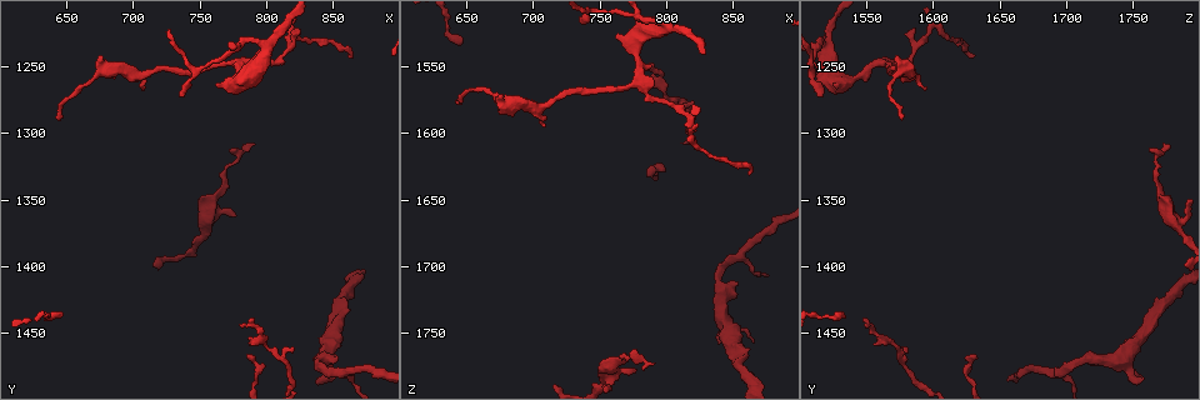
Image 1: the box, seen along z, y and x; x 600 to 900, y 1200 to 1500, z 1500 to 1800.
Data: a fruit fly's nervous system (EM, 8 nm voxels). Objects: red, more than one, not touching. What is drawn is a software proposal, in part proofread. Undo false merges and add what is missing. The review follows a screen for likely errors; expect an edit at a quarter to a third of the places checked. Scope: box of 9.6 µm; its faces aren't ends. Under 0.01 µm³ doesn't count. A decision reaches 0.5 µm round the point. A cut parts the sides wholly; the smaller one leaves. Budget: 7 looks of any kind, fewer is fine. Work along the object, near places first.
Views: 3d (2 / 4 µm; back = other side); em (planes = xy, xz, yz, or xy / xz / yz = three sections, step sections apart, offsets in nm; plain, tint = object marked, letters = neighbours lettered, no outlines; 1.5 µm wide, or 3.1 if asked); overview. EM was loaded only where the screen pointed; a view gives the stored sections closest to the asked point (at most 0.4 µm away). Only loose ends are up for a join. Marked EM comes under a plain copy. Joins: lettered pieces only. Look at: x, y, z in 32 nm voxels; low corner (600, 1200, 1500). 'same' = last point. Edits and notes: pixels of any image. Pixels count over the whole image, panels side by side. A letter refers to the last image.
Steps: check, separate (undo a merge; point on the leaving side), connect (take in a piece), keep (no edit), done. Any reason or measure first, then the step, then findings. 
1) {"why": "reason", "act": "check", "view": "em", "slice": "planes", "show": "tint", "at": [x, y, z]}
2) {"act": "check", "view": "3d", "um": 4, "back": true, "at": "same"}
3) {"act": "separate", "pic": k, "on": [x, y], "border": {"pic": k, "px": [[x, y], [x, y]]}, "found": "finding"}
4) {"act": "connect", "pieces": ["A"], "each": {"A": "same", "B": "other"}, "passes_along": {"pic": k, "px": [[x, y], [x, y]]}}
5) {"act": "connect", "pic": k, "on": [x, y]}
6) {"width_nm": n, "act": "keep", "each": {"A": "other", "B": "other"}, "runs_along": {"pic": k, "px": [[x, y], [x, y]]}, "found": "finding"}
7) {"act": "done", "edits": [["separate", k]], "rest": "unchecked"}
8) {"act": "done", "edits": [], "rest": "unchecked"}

{"why": "tapers out", "act": "check", "view": "3d", "um": 4, "at": [862, 1242, 1630]}

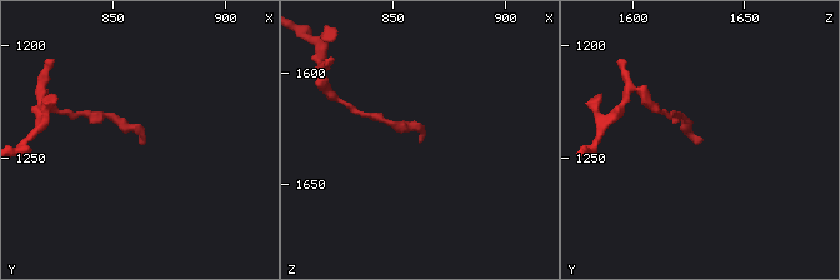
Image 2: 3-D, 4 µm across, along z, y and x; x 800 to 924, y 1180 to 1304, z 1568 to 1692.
{"act": "check", "view": "em", "slice": "planes", "show": "tint", "at": [863, 1242, 1630]}

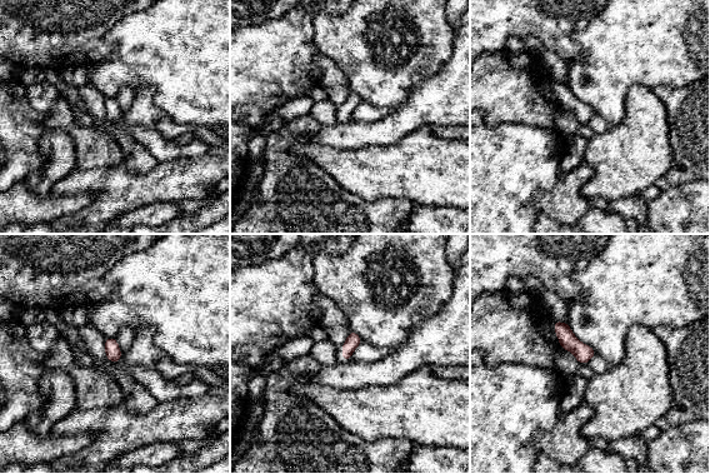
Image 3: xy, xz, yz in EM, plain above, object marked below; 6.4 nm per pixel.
{"act": "check", "view": "em", "slice": "planes", "show": "letters", "at": "same"}

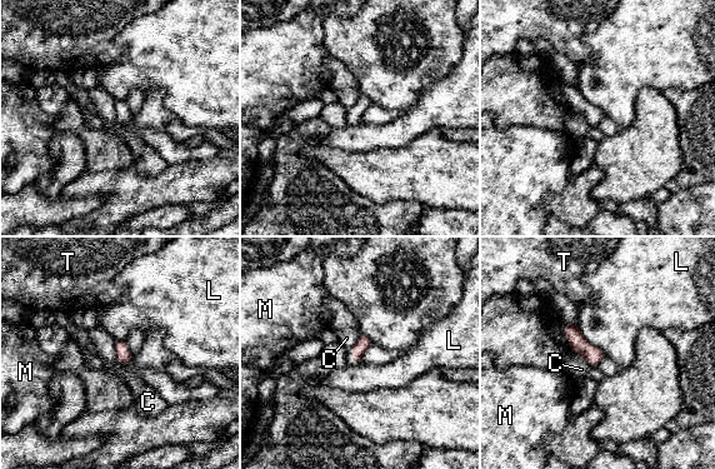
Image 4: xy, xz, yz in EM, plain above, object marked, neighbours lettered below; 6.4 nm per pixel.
{"act": "keep", "each": {"C": "other", "L": "other", "M": "other", "T": "other"}, "runs_along": {"pic": 4, "px": [[566, 327], [593, 357], [594, 363]]}, "found": "no lettered piece goes on from it"}

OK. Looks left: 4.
{"why": "sharp bend", "act": "check", "view": "3d", "um": 2, "at": [820, 1220, 1602]}

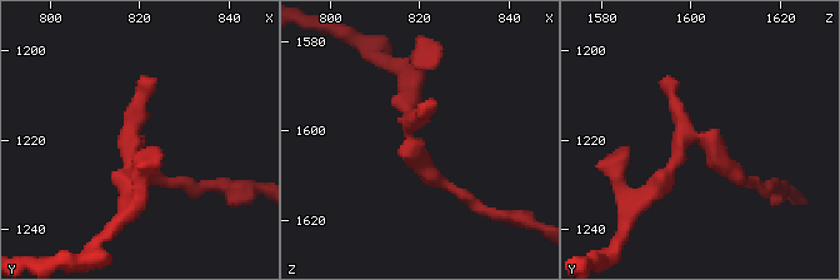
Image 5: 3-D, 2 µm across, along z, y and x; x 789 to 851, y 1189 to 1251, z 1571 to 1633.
{"act": "check", "view": "em", "slice": "planes", "show": "tint", "at": [819, 1220, 1602]}

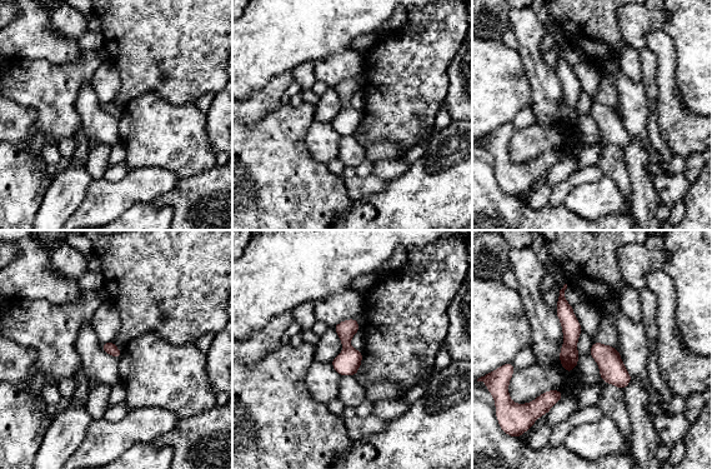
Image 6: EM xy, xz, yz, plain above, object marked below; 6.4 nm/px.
{"act": "check", "view": "em", "slice": "planes", "show": "letters", "at": "same"}

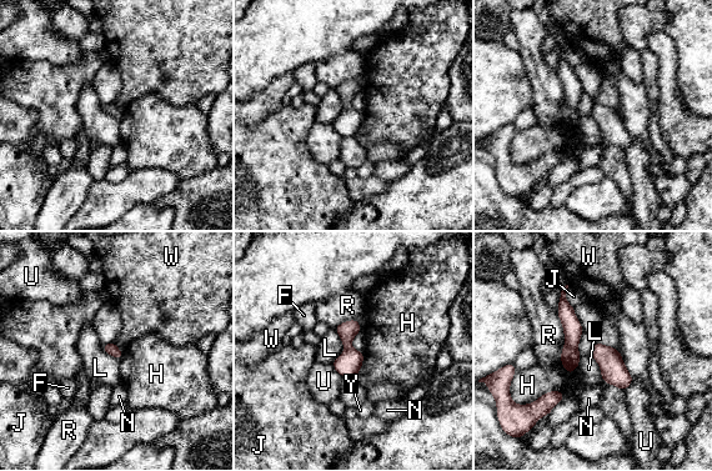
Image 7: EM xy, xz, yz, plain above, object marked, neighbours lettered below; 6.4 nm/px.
{"width_nm": 80, "act": "keep", "each": {"F": "other", "H": "other", "J": "other", "L": "other", "N": "other", "R": "other", "U": "other", "W": "other", "Y": "other"}, "border": {"pic": 7, "px": [[335, 329], [345, 349], [331, 362]]}, "found": "continuous, no second cell"}

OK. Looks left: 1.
{"act": "done", "edits": [], "rest": "unchecked"}

